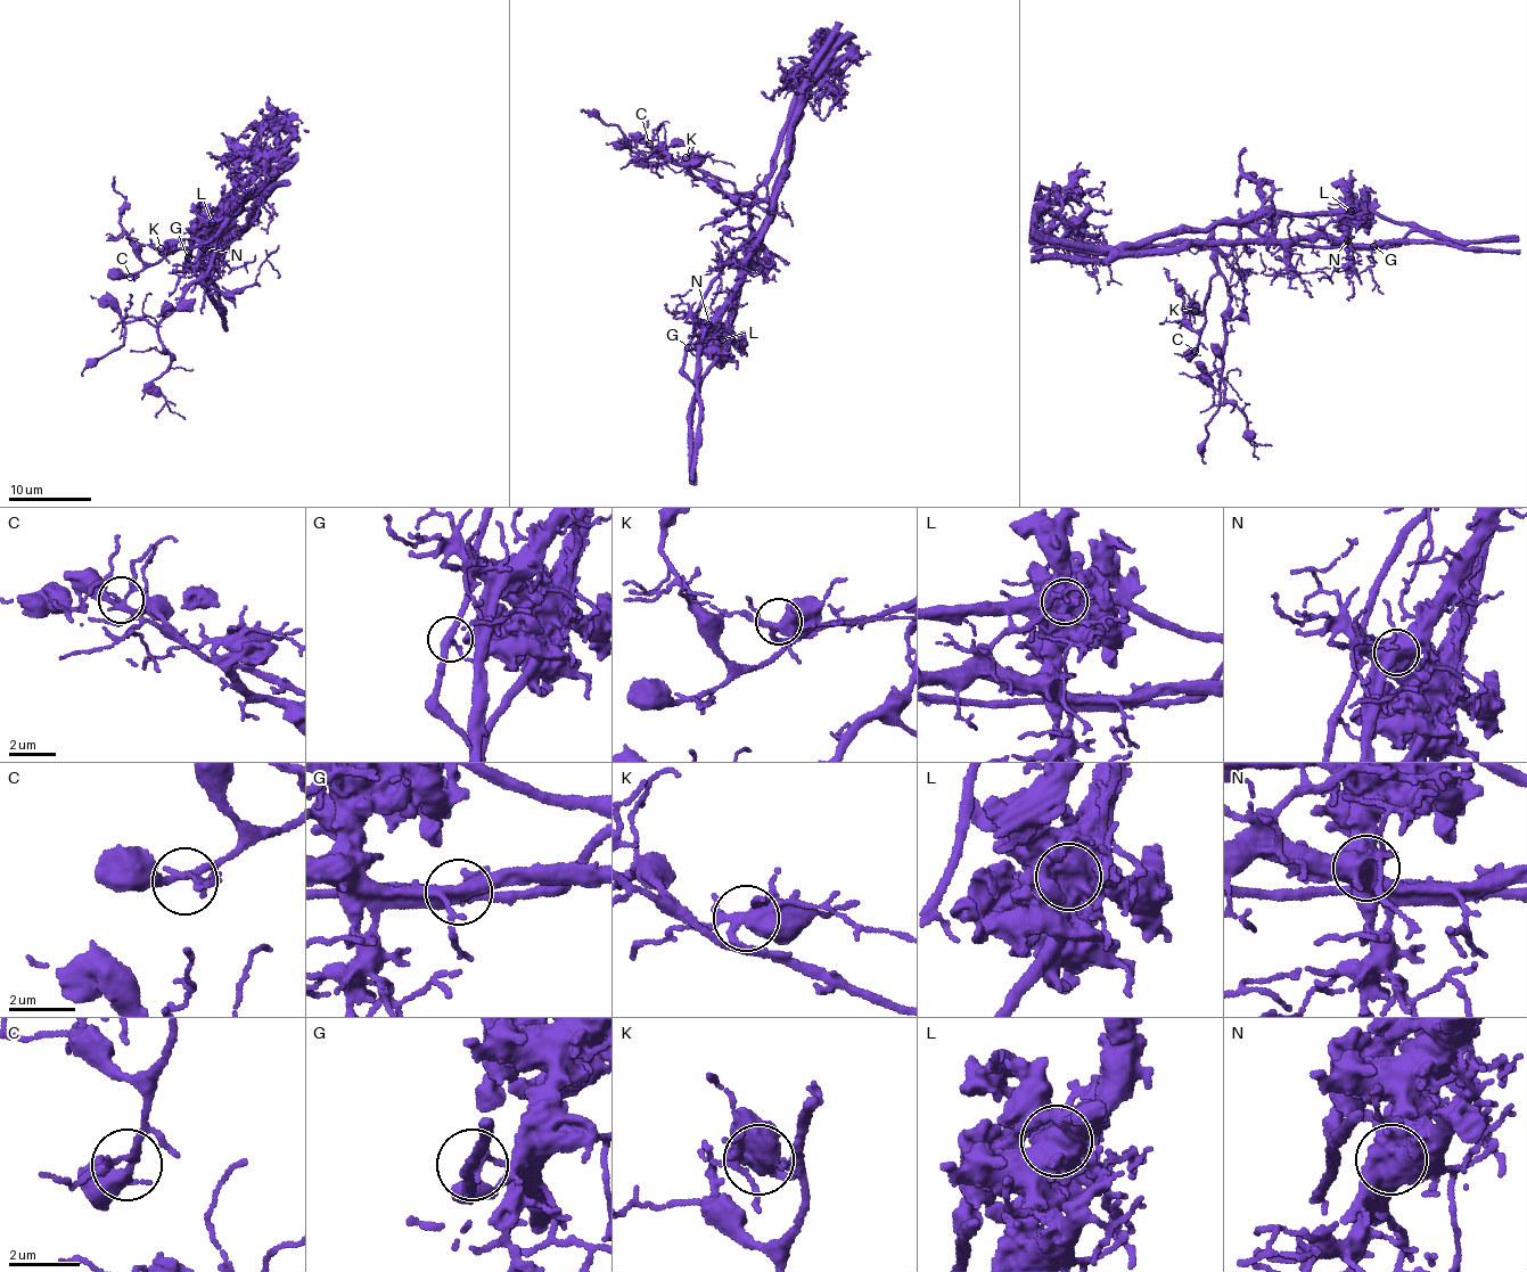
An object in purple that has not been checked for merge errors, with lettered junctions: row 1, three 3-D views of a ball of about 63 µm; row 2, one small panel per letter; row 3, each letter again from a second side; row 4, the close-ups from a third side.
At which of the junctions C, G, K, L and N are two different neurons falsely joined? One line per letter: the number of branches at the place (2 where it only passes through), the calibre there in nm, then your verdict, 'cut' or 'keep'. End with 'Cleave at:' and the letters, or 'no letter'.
C: 3 | 200 nm | keep
G: 3 | 260 nm | cut
K: 6 | 420 nm | keep
L: 2 | 900 nm | cut
N: 4 | 750 nm | cut
Cleave at: G, L, N

